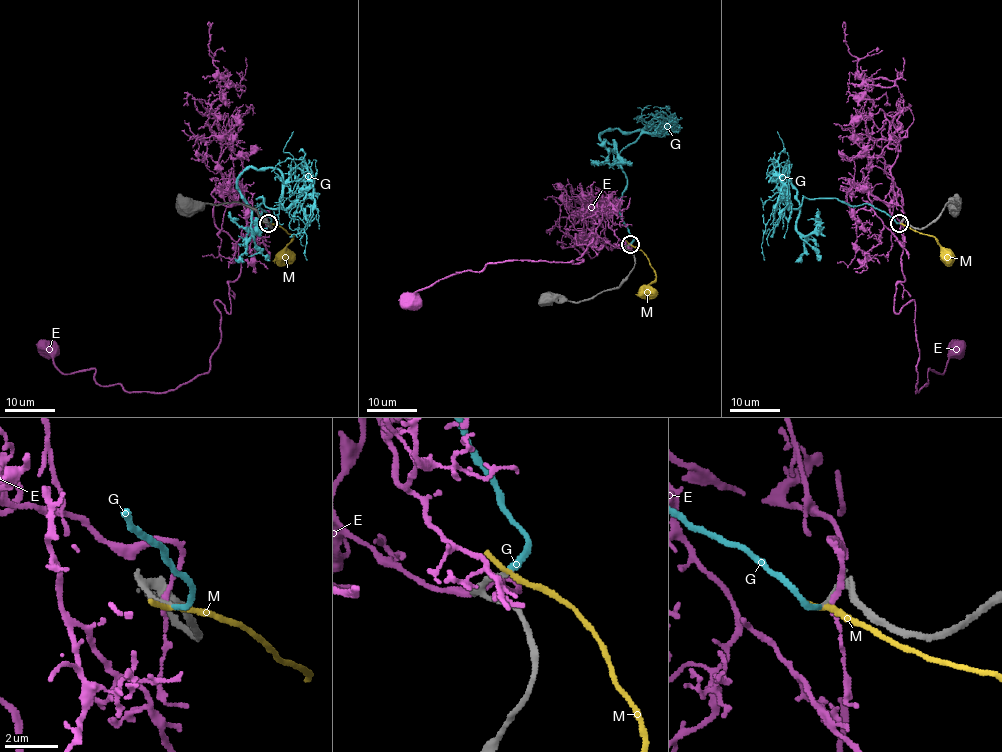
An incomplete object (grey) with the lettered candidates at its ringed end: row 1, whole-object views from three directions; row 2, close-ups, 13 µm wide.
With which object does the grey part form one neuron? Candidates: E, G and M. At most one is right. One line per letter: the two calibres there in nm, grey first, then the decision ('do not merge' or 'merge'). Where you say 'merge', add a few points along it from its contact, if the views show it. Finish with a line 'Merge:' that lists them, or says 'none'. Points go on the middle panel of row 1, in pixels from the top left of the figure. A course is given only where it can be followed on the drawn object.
E: 240 nm thick on the grey side, 160 nm on the other; do not merge
G: 200 nm thick on the grey side, 220 nm on the other; merge; it runs (630, 243), (620, 153), (644, 129), (610, 129), (600, 136), (613, 141), (617, 158), (591, 164)
M: 200 nm thick on the grey side, 280 nm on the other; do not merge
Merge: G

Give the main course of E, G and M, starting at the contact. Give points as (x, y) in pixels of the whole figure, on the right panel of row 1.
E: (901, 222), (893, 202), (904, 280), (894, 310), (915, 302), (915, 392), (961, 347)
G: (899, 223), (836, 198), (790, 208), (784, 167), (797, 229), (809, 236), (819, 212)
M: (900, 223), (932, 236), (944, 257)

